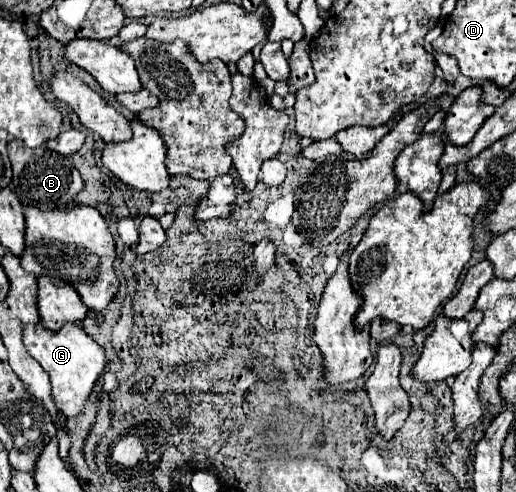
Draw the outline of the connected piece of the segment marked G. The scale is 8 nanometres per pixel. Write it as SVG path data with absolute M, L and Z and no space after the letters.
M24 324L22 338L28 354L48 372L52 384L52 398L56 408L64 416L76 416L82 410L84 400L88 400L96 378L106 368L104 350L90 338L78 324L64 324L58 332L44 328L42 324Z

